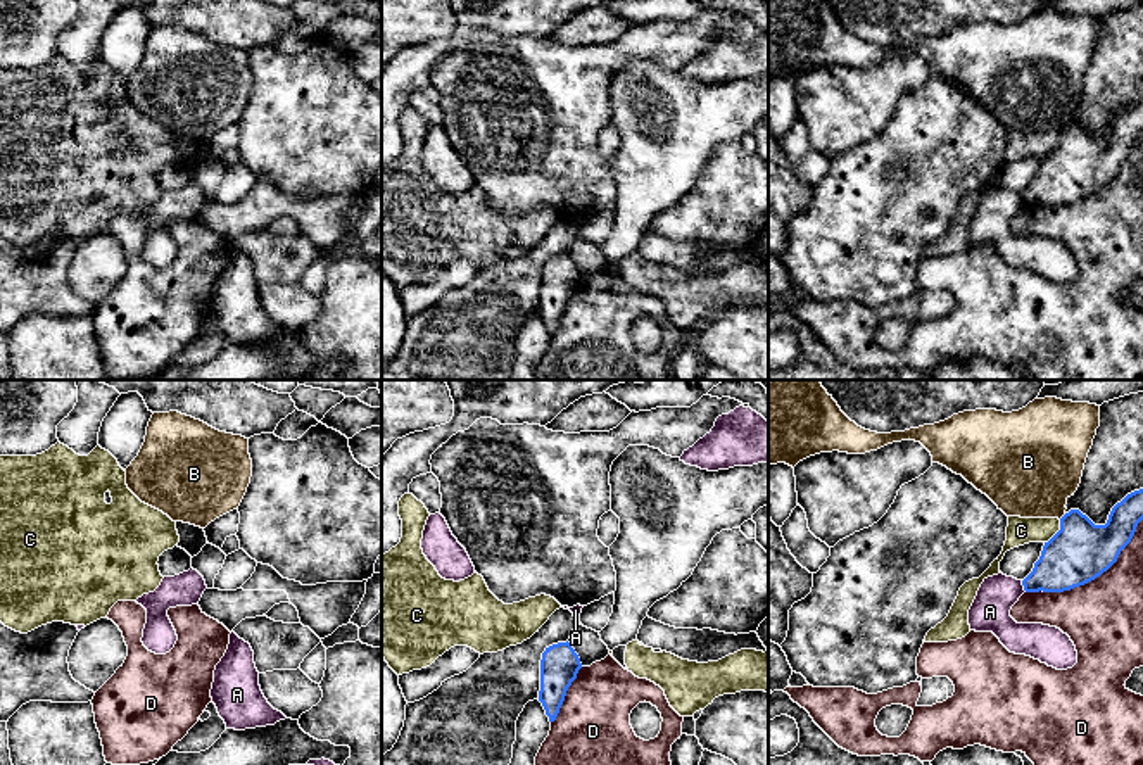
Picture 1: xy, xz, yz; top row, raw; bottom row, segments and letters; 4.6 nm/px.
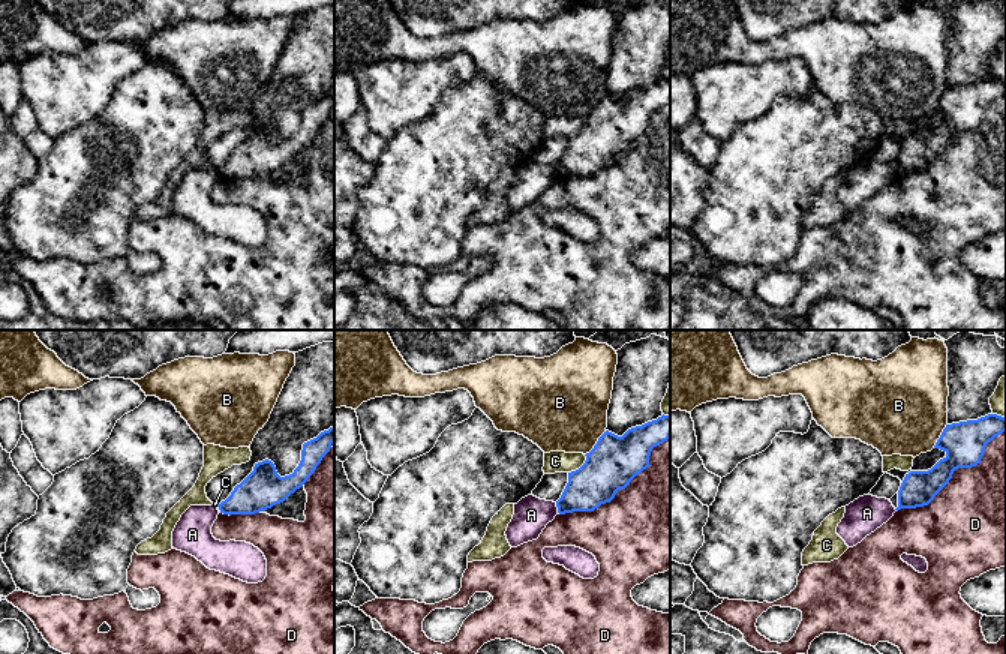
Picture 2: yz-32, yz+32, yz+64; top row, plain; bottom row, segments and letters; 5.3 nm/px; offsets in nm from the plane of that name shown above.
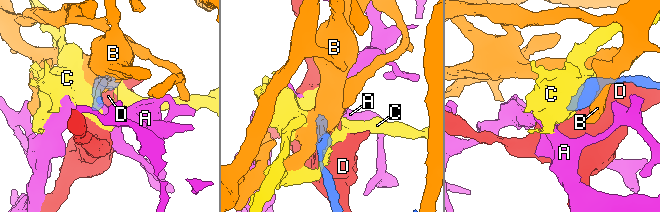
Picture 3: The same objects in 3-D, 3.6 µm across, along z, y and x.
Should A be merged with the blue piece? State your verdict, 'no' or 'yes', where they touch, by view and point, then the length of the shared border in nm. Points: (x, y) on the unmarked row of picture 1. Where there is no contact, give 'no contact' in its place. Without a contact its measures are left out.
no; meets blue in yz at (1023, 197); contact 60 nm long

